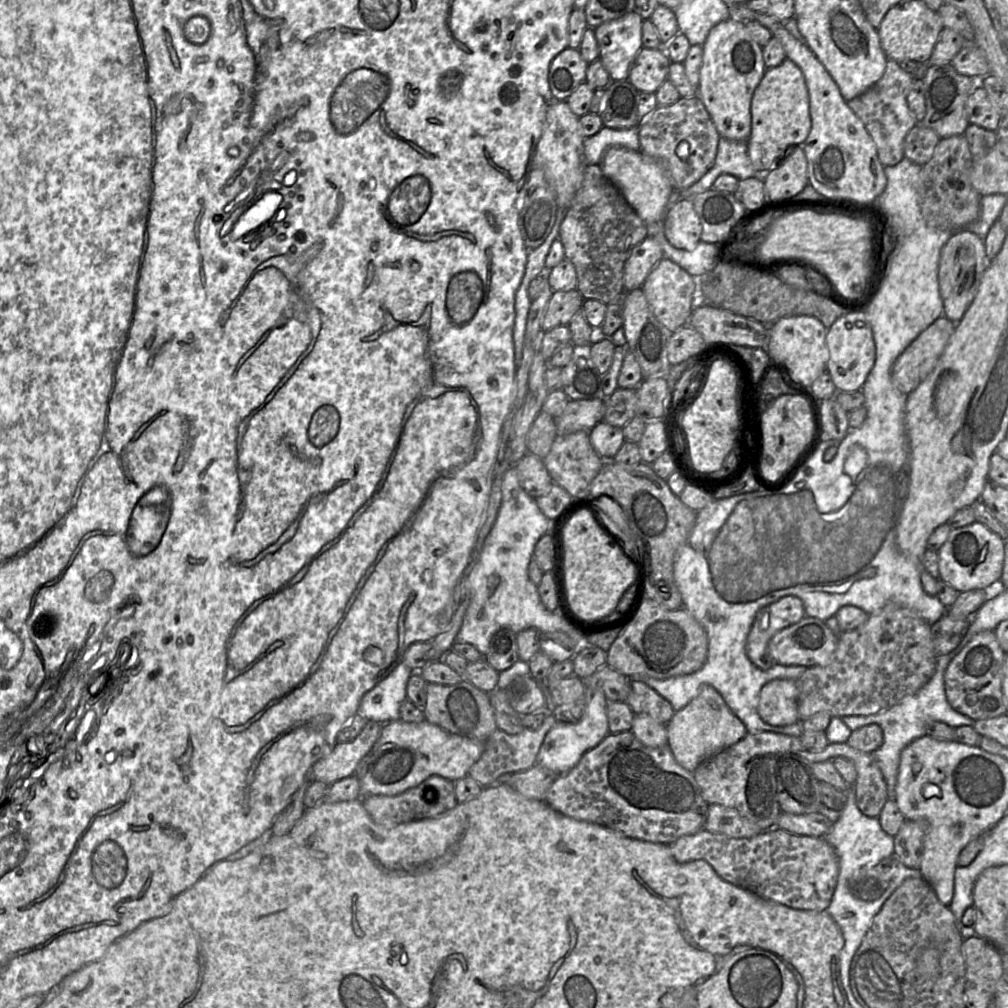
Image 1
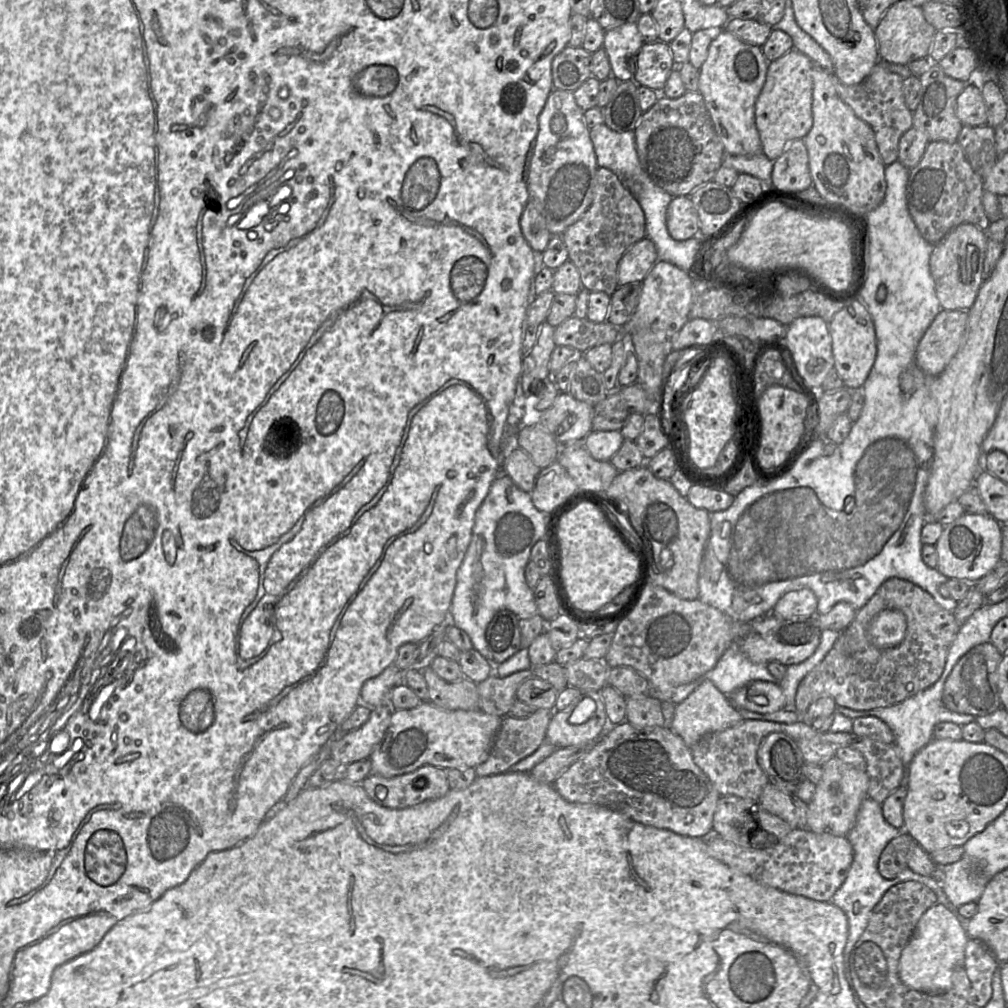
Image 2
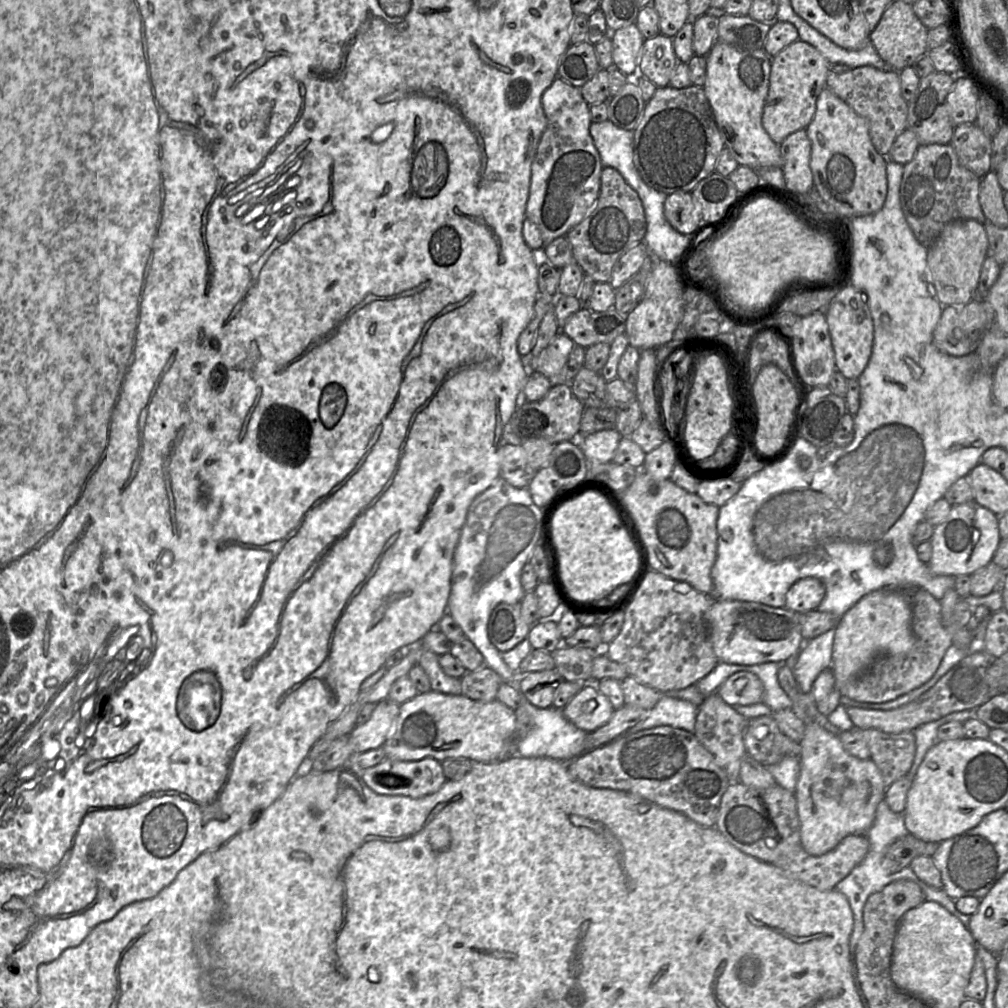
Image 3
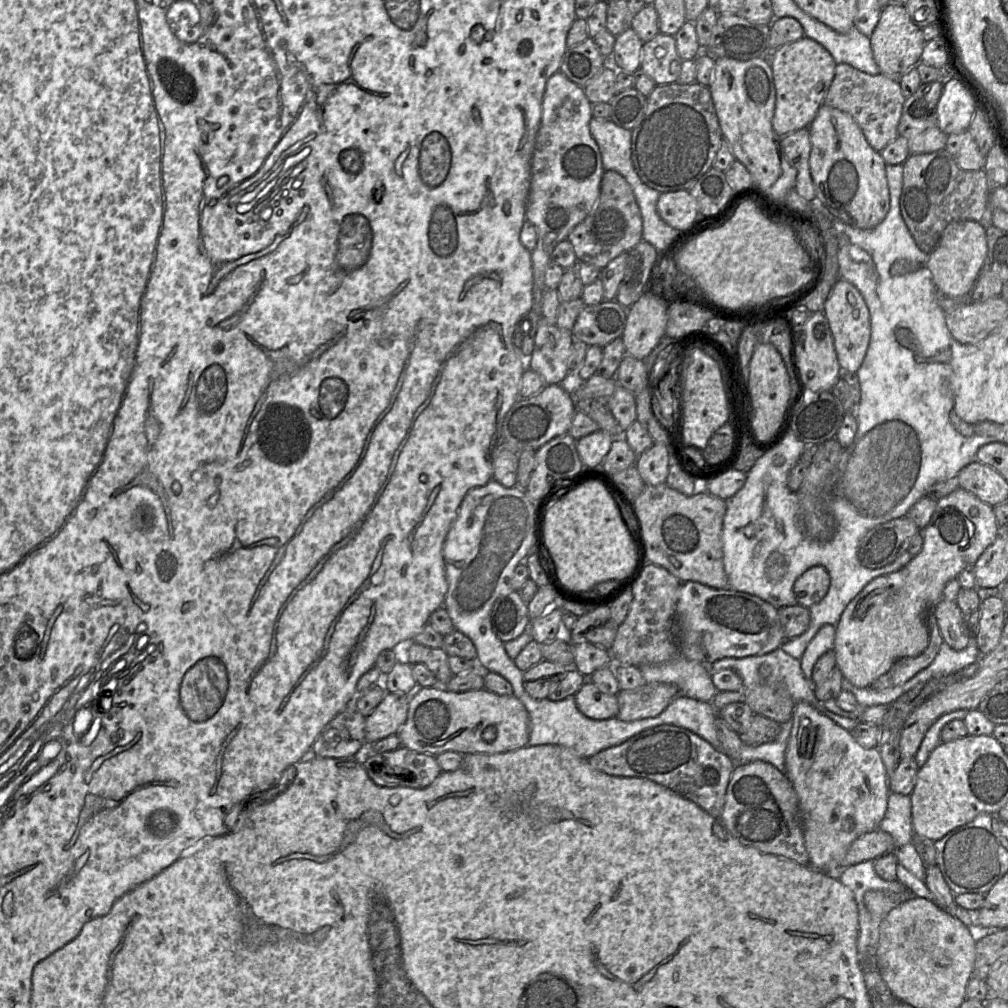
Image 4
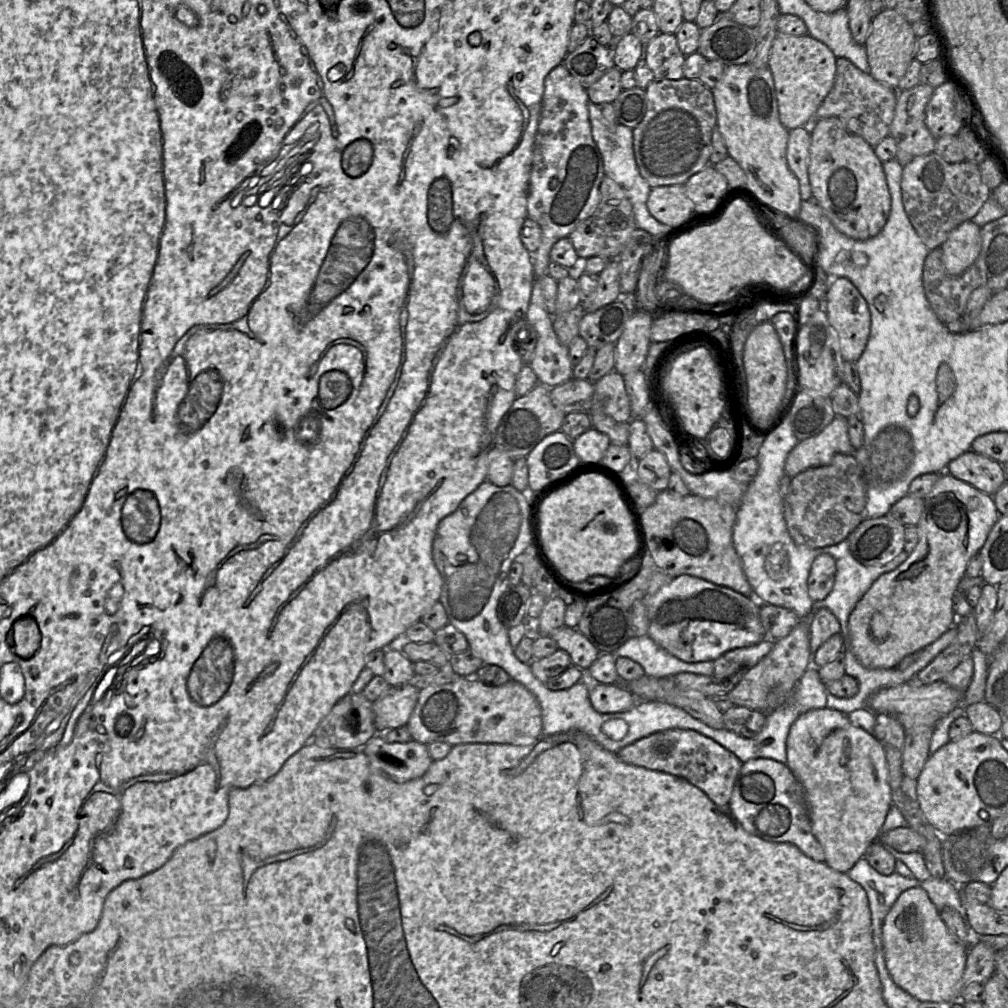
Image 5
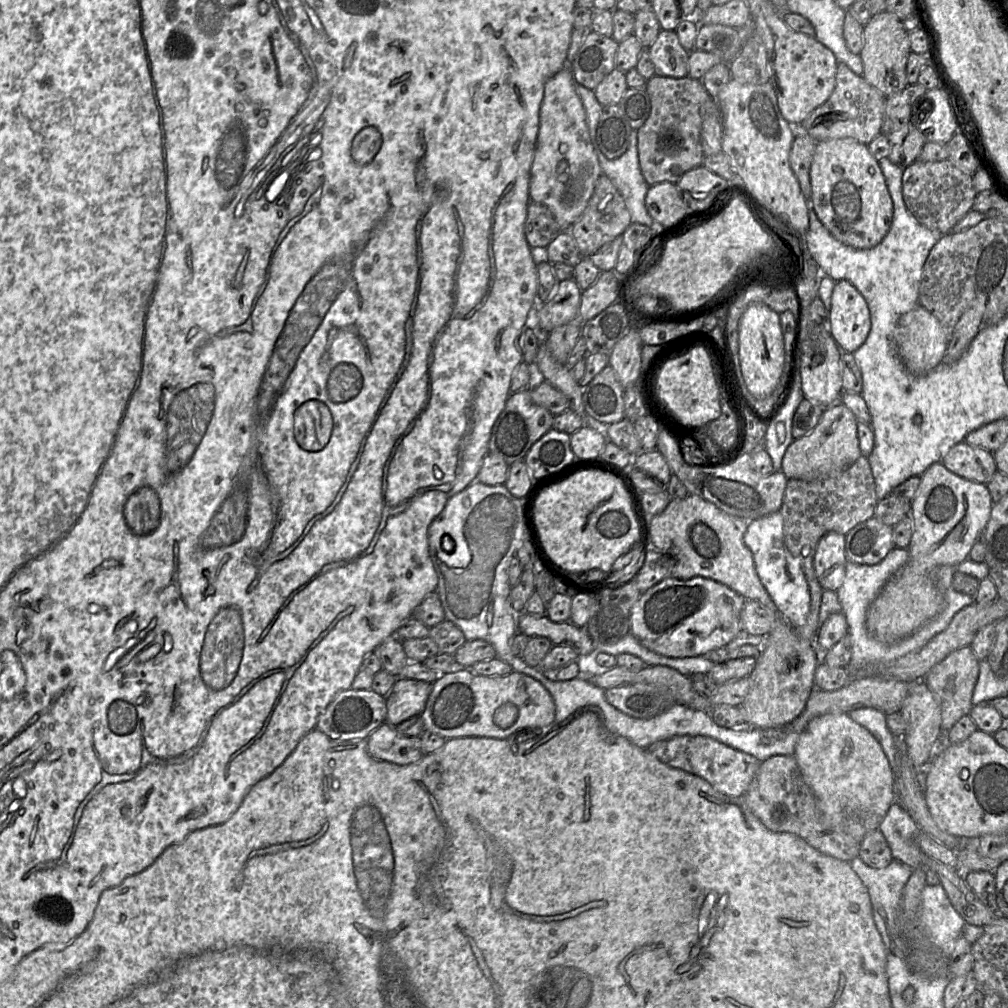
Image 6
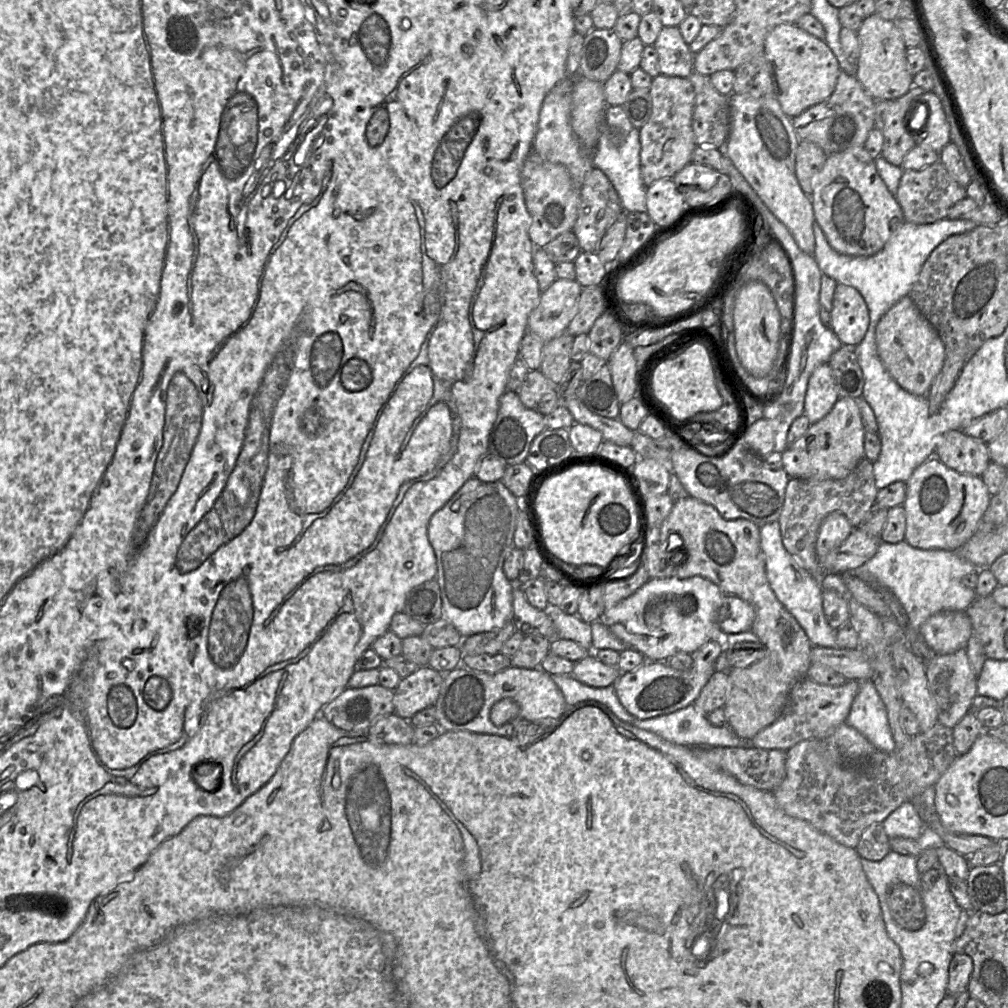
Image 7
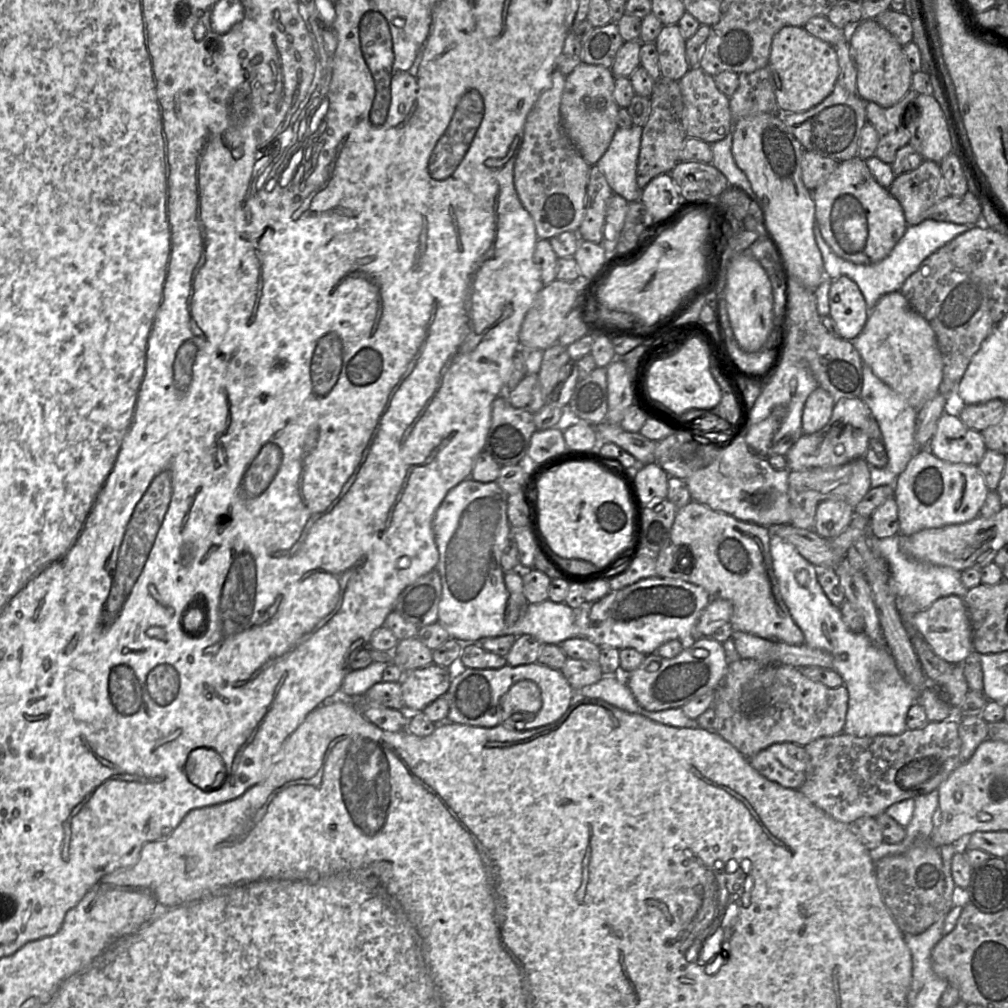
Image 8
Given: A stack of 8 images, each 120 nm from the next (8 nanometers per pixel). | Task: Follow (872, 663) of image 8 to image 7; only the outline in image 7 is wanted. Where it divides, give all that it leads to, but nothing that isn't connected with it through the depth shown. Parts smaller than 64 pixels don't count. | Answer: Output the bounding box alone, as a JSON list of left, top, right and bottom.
[760,521,895,753]

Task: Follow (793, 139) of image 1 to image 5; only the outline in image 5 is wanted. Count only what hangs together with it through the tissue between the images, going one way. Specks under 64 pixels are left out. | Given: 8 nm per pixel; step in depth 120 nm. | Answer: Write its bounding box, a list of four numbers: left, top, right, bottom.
[768,33,836,130]

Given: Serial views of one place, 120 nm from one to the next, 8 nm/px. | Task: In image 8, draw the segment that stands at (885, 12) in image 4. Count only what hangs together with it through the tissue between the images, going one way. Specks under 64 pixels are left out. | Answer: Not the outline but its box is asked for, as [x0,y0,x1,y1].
[848,19,912,108]

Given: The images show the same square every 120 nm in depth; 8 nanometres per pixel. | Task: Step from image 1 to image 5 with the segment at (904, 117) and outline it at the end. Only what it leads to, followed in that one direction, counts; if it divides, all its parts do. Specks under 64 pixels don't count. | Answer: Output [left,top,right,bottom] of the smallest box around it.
[814,58,897,147]

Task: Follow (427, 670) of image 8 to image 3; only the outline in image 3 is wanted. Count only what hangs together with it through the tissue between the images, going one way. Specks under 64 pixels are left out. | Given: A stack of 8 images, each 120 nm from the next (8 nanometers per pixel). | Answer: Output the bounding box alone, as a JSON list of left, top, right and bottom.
[349,697,400,755]

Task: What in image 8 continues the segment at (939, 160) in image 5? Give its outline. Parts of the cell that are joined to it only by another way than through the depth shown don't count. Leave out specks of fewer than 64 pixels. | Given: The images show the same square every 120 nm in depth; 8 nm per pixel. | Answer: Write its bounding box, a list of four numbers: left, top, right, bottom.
[888,160,949,226]

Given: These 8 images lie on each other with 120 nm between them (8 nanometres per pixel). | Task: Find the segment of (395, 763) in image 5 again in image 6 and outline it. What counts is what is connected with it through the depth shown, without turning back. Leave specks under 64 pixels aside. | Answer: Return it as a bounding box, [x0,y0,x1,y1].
[366,723,423,765]

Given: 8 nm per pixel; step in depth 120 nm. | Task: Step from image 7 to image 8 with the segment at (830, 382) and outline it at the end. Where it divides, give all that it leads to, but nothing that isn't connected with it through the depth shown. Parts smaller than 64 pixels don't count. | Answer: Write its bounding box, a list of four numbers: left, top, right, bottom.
[801,386,834,435]

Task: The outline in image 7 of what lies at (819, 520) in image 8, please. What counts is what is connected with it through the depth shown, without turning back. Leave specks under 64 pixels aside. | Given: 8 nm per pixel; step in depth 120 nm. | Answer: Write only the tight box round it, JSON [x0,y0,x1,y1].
[816,511,855,559]

